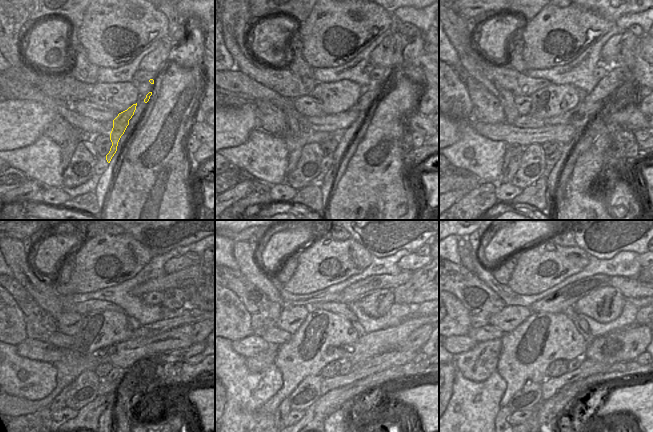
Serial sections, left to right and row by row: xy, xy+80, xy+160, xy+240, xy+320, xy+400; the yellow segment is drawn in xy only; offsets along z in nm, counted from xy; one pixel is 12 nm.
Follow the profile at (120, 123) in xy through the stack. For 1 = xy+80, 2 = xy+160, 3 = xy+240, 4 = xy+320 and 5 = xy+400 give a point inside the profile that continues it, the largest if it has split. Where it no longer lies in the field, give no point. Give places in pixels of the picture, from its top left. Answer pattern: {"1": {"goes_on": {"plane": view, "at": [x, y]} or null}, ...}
{"1": {"goes_on": {"plane": "xy+80", "at": [376, 90]}}, "2": {"goes_on": {"plane": "xy+160", "at": [617, 80]}}, "3": {"goes_on": {"plane": "xy+240", "at": [175, 299]}}, "4": {"goes_on": {"plane": "xy+320", "at": [405, 293]}}, "5": {"goes_on": {"plane": "xy+400", "at": [642, 276]}}}

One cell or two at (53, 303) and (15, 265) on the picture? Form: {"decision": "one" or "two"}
{"decision": "one"}

